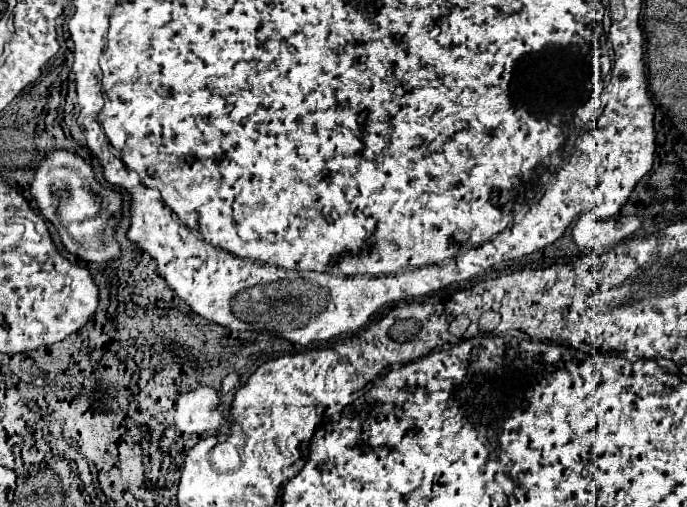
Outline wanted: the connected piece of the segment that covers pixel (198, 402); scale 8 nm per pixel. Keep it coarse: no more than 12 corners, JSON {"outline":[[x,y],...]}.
{"outline":[[197,388],[175,406],[175,426],[189,434],[217,432],[219,392]]}

